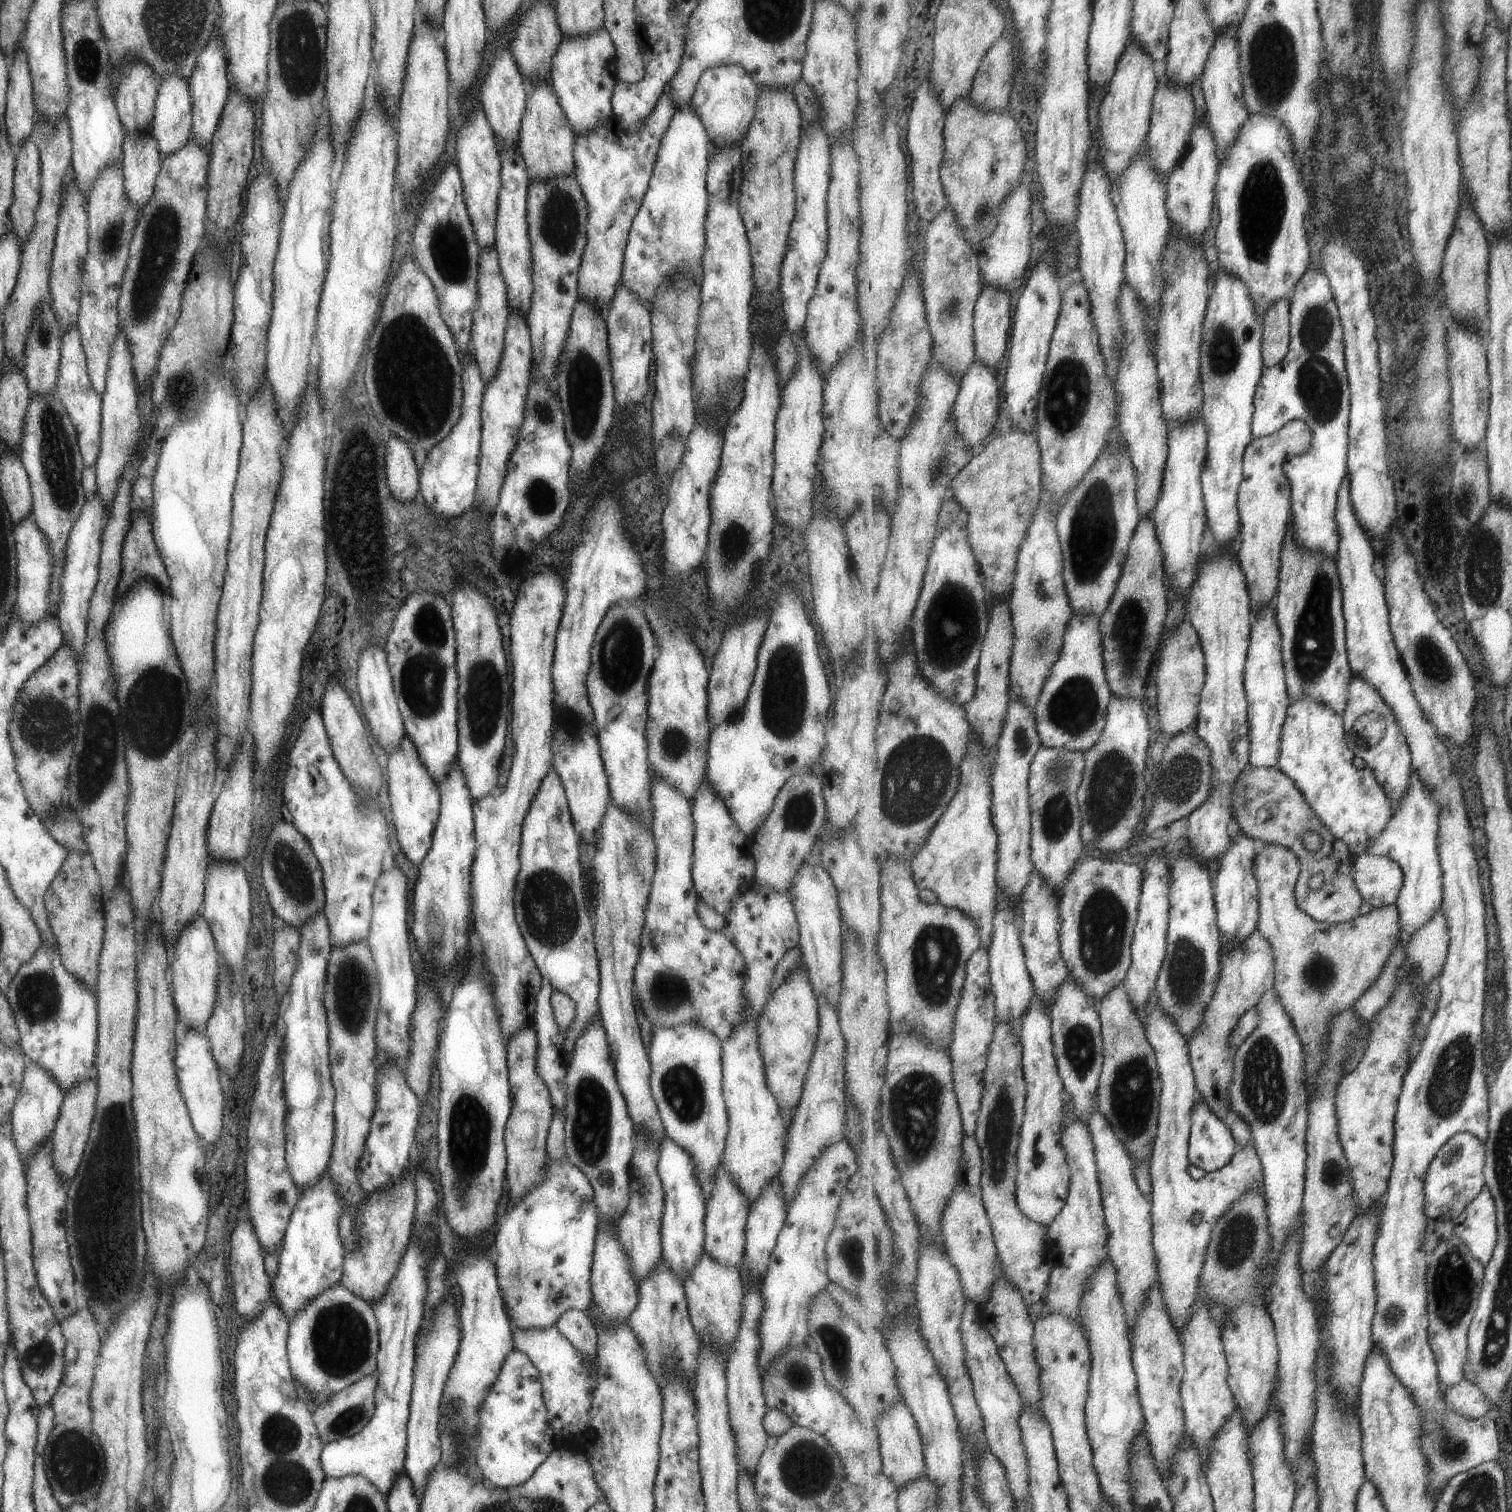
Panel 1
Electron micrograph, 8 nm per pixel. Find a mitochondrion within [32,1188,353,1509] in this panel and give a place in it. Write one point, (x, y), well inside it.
(75, 1462)

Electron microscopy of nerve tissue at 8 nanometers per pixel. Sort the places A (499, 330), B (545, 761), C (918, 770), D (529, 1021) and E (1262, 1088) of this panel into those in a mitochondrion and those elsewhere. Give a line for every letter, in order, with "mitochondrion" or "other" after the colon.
A: other
B: other
C: mitochondrion
D: other
E: mitochondrion

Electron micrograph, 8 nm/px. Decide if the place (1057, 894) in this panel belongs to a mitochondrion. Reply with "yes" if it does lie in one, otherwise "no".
no

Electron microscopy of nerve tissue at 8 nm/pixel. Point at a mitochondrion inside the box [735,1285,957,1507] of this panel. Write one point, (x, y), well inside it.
(807, 1469)

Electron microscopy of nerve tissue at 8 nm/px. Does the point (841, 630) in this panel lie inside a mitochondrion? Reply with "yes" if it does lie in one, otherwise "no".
no

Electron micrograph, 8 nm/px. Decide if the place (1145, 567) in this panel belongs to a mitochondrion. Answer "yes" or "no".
no

